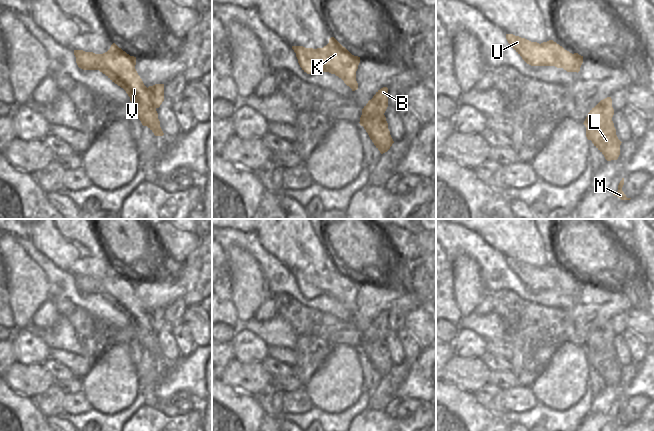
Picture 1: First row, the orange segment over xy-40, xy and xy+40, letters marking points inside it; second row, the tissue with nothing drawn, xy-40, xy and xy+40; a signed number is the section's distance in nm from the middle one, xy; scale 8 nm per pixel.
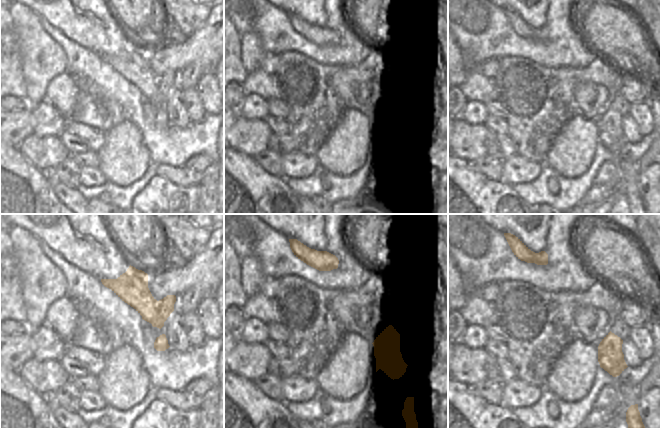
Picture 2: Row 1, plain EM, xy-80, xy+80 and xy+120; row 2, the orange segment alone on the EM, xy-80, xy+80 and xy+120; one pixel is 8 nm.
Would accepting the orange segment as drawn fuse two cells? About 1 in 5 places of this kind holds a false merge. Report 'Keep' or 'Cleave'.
Cleave.

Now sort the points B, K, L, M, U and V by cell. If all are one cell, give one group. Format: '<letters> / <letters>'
B / K L M U V

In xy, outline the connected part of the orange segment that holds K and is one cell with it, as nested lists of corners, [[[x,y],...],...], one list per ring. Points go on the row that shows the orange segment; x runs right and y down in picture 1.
[[[334,37],[323,48],[305,48],[292,46],[298,63],[307,74],[329,72],[341,78],[352,91],[358,89],[356,71],[360,57],[352,55]]]

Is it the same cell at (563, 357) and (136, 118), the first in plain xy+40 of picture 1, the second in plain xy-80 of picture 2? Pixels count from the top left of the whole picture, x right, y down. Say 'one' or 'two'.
two

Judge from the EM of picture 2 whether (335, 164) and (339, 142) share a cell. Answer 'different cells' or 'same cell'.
same cell

